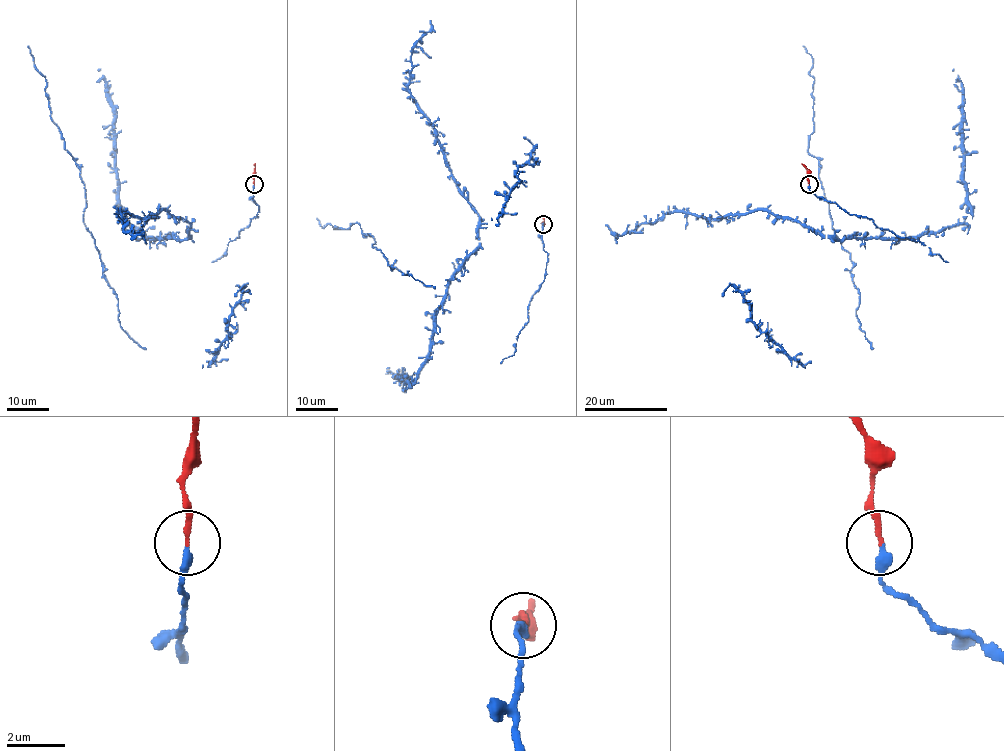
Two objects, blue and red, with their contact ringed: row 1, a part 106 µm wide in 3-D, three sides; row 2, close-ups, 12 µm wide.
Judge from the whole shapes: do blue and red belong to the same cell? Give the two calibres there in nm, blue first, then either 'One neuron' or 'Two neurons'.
Thickness 280 nm (blue) against 170 nm. One neuron

